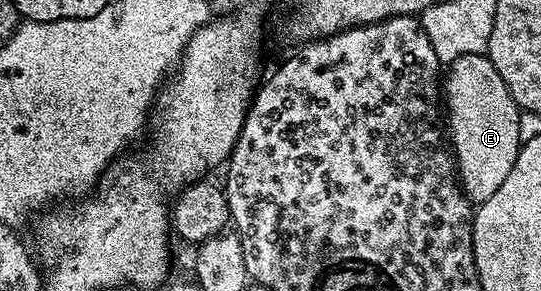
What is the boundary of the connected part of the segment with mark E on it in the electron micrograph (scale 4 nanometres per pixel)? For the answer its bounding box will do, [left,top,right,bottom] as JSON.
[442,53,522,207]

